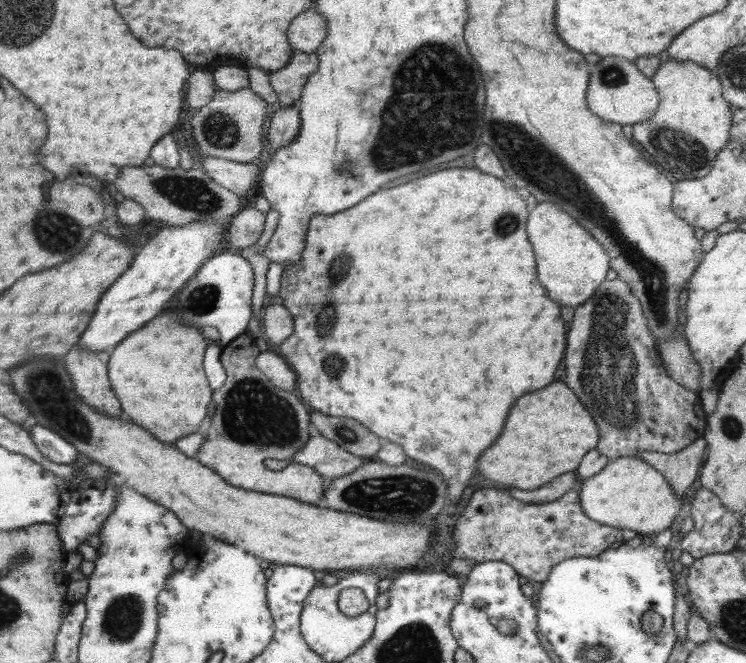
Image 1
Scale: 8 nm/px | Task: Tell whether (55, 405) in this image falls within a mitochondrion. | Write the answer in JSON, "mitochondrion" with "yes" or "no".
{"mitochondrion":"yes"}

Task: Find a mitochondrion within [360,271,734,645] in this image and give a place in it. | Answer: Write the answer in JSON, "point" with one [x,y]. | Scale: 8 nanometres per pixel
{"point":[610,378]}

